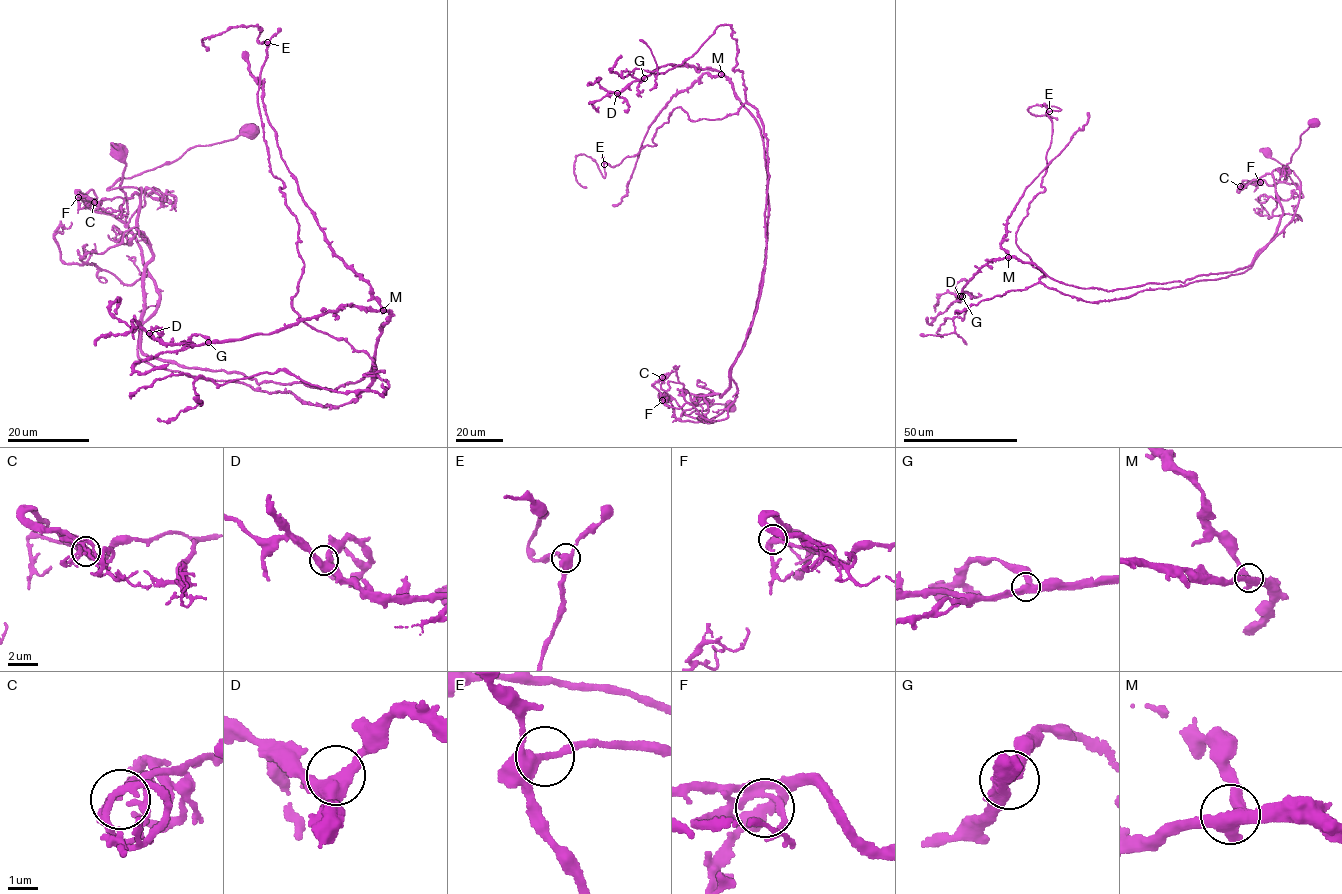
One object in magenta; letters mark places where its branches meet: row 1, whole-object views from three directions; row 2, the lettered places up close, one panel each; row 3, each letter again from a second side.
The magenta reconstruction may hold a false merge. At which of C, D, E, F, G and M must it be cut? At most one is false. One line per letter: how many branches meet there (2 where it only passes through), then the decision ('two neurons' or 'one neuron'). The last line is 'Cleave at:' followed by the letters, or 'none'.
C: 3 branches meet; two neurons
D: 3 branches meet; one neuron
E: 3 branches meet; one neuron
F: 3 branches meet; one neuron
G: 3 branches meet; one neuron
M: 3 branches meet; one neuron
Cleave at: C

